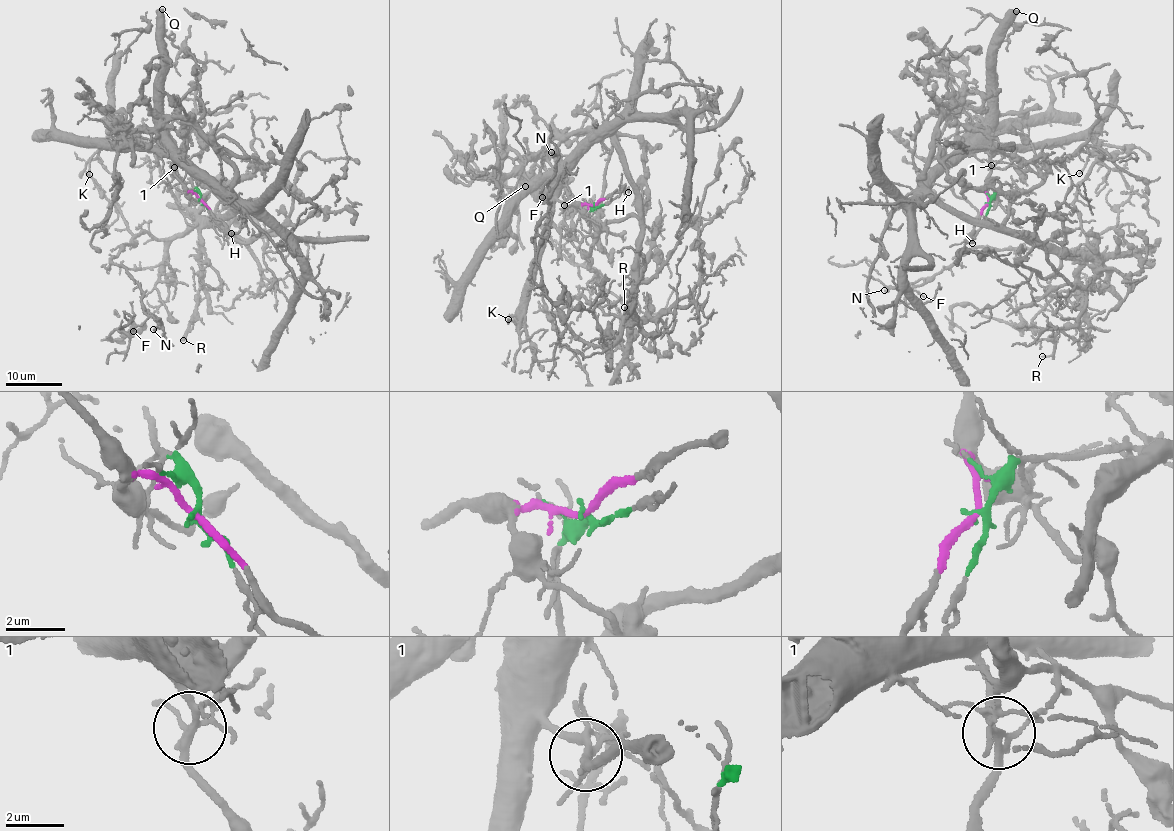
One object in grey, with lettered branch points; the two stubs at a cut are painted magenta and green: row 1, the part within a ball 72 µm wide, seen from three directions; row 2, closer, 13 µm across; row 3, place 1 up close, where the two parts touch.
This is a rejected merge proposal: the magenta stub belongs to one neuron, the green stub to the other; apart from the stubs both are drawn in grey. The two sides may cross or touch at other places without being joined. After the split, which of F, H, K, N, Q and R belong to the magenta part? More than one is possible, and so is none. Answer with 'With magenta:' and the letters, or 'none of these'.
With magenta: H, K, Q

